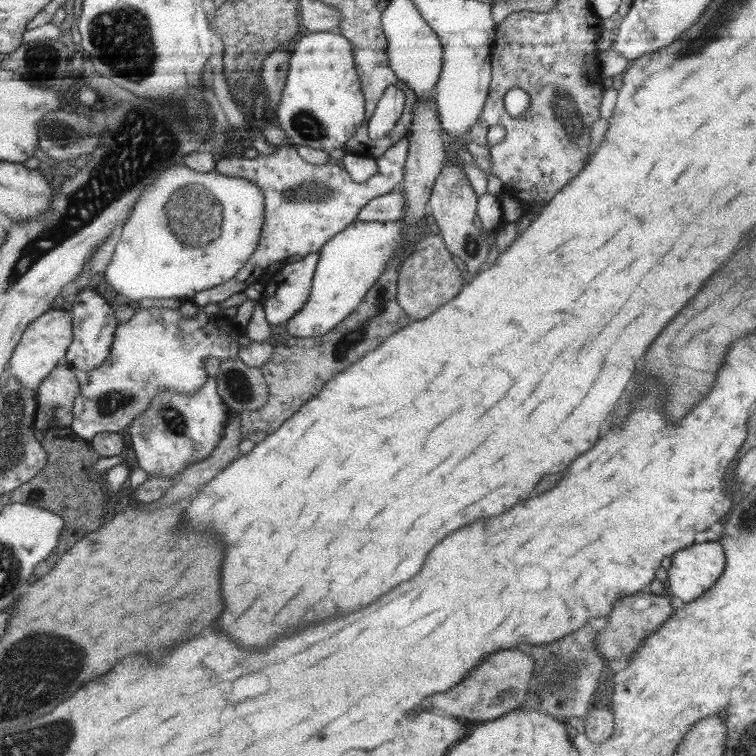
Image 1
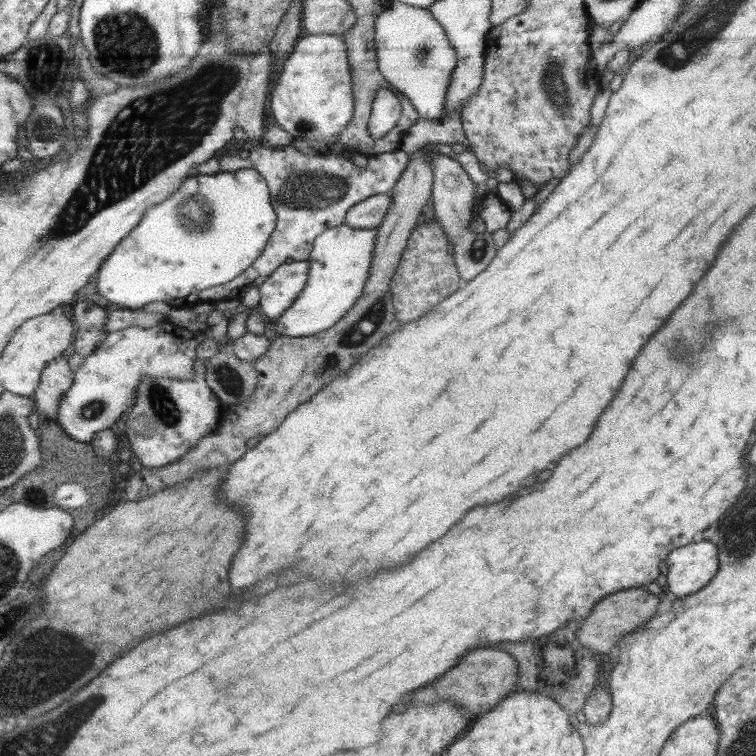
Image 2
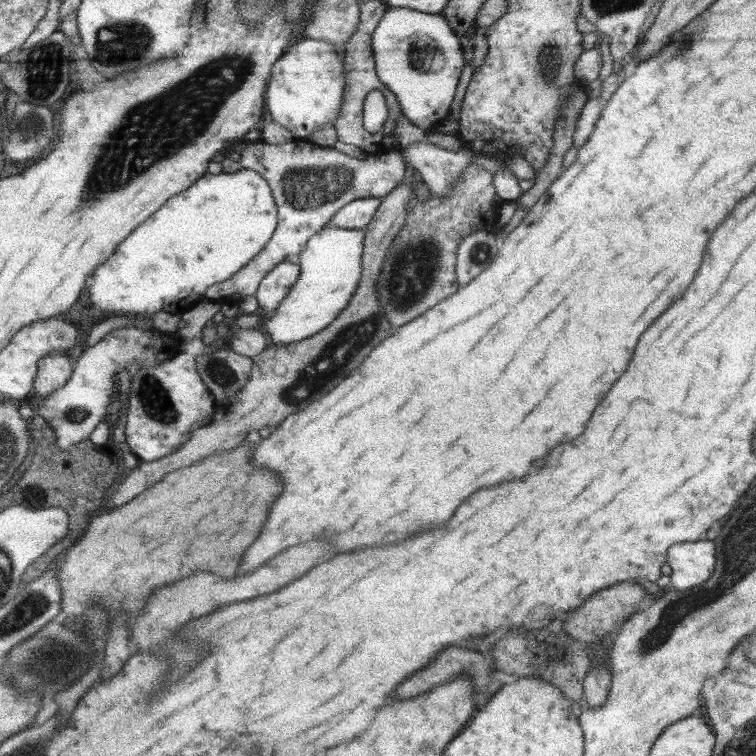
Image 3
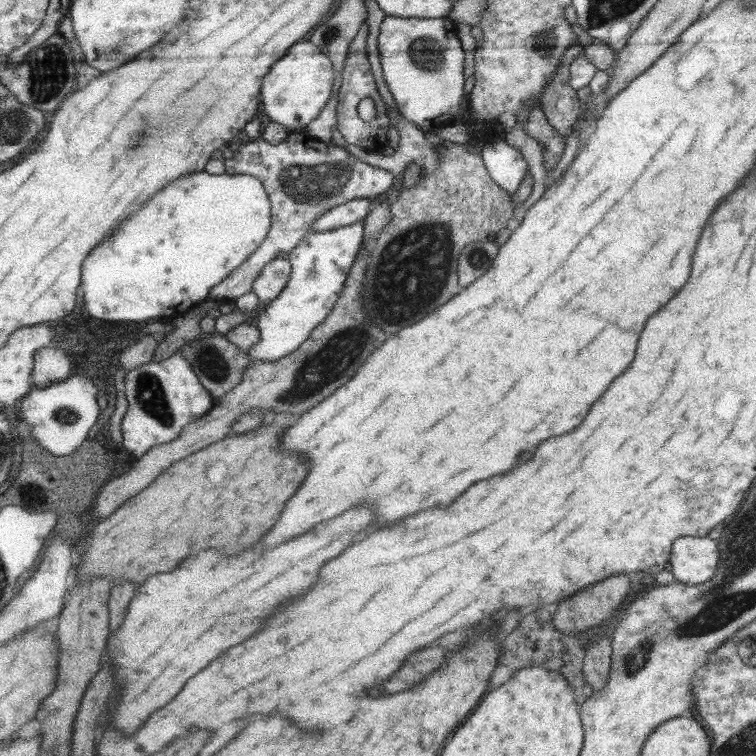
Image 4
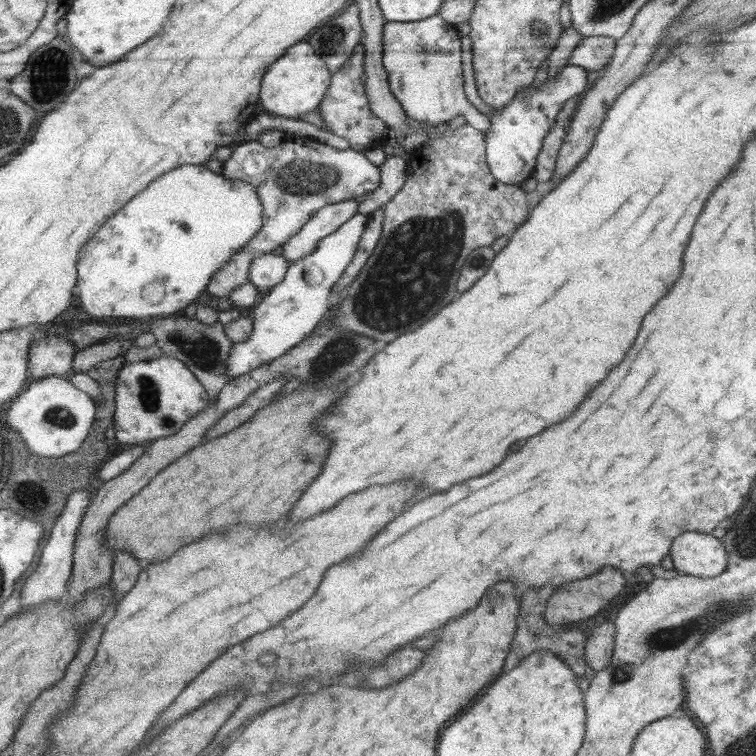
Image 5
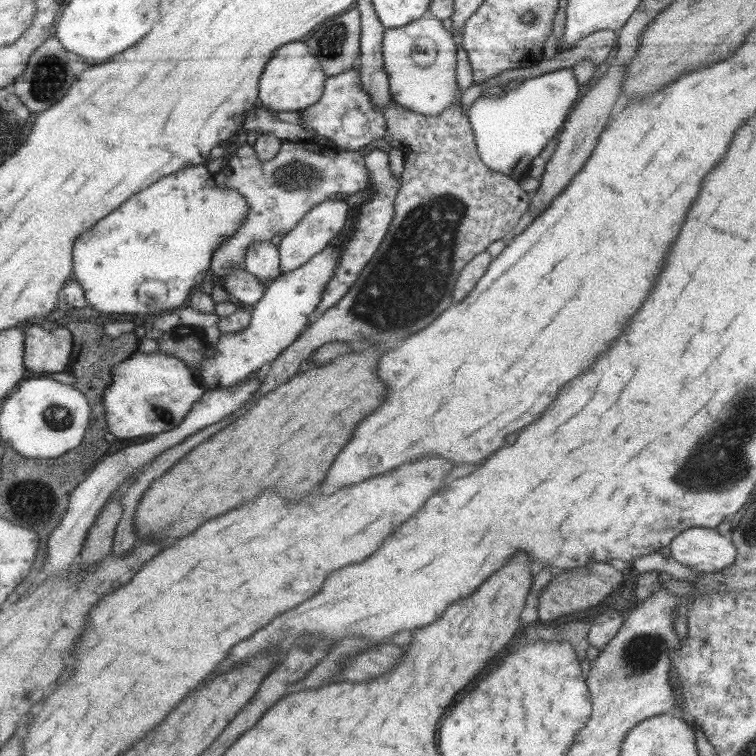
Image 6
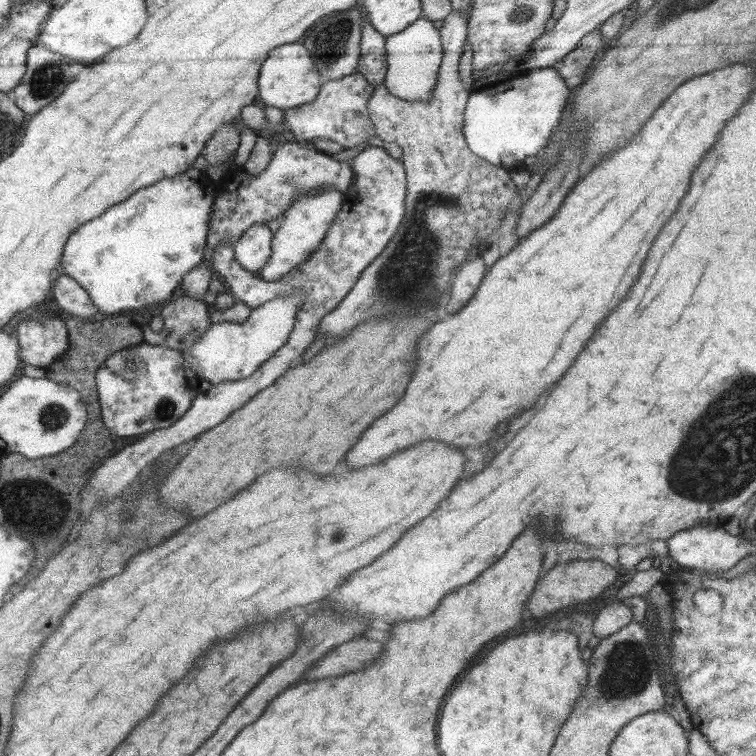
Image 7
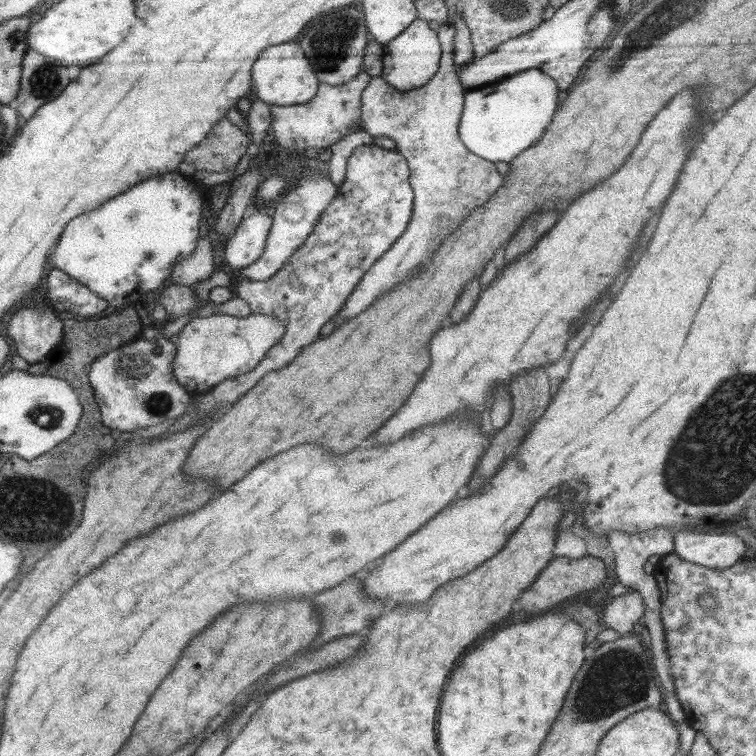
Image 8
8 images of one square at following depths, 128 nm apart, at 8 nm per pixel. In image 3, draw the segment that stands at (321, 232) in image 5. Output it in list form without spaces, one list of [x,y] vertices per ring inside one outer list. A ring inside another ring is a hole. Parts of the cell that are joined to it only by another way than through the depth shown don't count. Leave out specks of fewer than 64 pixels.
[[[374,197],[353,200],[340,208],[329,220],[328,225],[345,229],[364,230],[370,224],[380,203],[381,199]]]

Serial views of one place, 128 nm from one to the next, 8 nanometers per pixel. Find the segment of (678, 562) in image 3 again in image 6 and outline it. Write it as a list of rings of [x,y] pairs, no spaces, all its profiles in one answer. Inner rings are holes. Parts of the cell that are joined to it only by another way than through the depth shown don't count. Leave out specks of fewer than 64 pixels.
[[[693,527],[677,535],[669,545],[671,558],[694,572],[716,573],[736,562],[738,551],[730,538],[710,528]]]

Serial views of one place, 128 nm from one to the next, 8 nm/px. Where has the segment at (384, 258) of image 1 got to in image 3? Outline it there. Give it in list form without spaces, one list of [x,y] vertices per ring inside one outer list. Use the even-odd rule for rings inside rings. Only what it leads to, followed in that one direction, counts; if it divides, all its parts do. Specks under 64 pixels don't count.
[[[327,225],[310,238],[306,248],[294,259],[300,267],[298,280],[291,286],[279,308],[269,314],[268,321],[264,324],[272,339],[271,343],[290,344],[310,338],[328,327],[348,306],[361,277],[364,233],[364,230]]]

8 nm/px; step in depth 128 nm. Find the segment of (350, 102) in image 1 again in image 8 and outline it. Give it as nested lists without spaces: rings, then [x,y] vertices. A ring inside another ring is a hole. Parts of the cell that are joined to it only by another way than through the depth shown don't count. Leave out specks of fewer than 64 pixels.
[[[278,44],[262,52],[254,64],[252,80],[256,96],[266,104],[292,106],[307,103],[317,93],[319,81],[298,44]]]

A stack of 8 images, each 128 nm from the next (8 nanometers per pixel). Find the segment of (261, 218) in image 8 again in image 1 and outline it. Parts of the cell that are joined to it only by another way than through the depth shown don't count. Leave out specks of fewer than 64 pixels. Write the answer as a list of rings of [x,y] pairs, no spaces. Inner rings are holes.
[[[310,253],[300,261],[284,262],[274,275],[265,280],[260,303],[263,306],[266,320],[270,324],[278,325],[288,322],[306,304],[310,296],[313,274],[315,273],[318,259],[318,253]]]

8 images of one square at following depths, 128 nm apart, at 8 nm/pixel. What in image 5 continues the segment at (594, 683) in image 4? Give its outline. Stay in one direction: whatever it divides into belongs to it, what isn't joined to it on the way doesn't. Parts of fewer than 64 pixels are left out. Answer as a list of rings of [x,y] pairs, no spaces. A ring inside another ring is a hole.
[[[604,621],[594,629],[585,646],[585,660],[587,666],[594,673],[608,667],[613,655],[615,641],[615,624]]]

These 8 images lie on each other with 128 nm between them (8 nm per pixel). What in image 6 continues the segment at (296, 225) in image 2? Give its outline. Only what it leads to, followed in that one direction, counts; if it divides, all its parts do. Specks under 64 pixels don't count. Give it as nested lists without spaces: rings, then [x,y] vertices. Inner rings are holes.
[[[315,140],[283,141],[278,154],[262,162],[255,153],[252,145],[243,144],[236,149],[227,164],[221,168],[219,173],[214,174],[216,186],[224,190],[236,190],[247,200],[249,209],[241,228],[237,230],[228,240],[217,246],[211,260],[211,270],[215,283],[222,284],[223,278],[229,273],[233,266],[243,266],[244,255],[249,246],[259,240],[272,240],[275,234],[284,235],[290,232],[303,216],[312,210],[313,206],[328,199],[345,197],[346,199],[358,191],[370,187],[370,177],[363,152],[345,151],[316,143]]]

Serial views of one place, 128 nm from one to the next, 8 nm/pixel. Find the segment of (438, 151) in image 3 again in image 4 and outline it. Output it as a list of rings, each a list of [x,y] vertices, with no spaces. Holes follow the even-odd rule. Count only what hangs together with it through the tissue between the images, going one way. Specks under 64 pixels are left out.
[[[389,106],[386,108],[386,116],[388,116],[388,122],[396,123],[396,128],[400,135],[400,141],[398,147],[394,151],[377,151],[371,152],[366,151],[360,146],[356,146],[355,144],[350,144],[347,142],[347,151],[352,155],[355,155],[363,162],[369,163],[371,166],[376,166],[386,171],[389,171],[393,174],[394,178],[396,178],[397,183],[389,192],[390,201],[393,199],[393,194],[397,192],[397,190],[403,188],[403,185],[400,183],[403,178],[403,172],[406,170],[406,167],[411,163],[418,164],[421,168],[422,176],[424,174],[432,174],[437,168],[439,168],[439,158],[441,158],[441,154],[436,151],[435,147],[429,143],[424,137],[425,132],[414,126],[414,124],[410,123],[408,119],[402,117],[400,112],[394,112]]]

